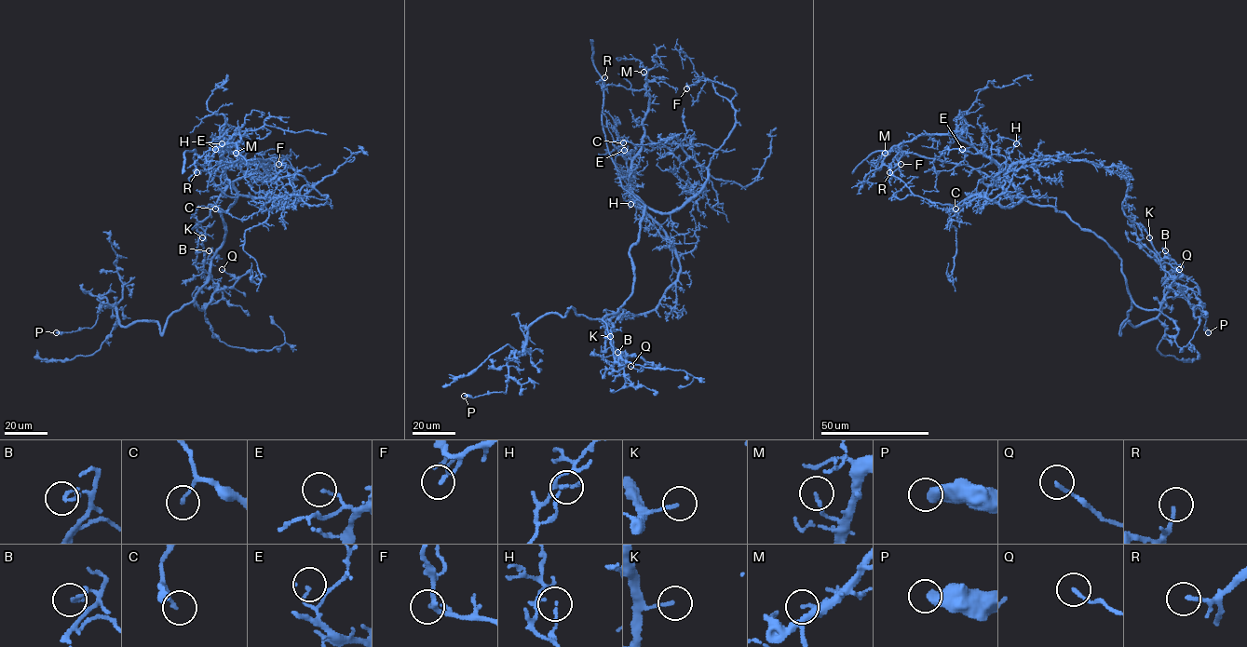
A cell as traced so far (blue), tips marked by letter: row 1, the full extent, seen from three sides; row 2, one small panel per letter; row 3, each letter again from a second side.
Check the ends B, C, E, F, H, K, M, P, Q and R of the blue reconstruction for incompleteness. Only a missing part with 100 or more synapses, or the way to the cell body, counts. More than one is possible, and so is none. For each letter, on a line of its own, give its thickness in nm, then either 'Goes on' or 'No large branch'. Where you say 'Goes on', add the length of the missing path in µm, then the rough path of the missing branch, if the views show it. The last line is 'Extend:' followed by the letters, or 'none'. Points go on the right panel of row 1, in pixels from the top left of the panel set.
B: Thickness 150 nm. No large branch
C: Thickness 130 nm. No large branch
E: Thickness 130 nm. No large branch
F: Thickness 130 nm. No large branch
H: Thickness 130 nm. No large branch
K: Thickness 140 nm. No large branch
M: Thickness 130 nm. No large branch
P: Thickness 500 nm. No large branch
Q: Thickness 160 nm. No large branch
R: Thickness 150 nm. Goes on. Missing length about 50 µm. Course of what is missing: (889, 172), (881, 174), (868, 187), (872, 186), (855, 191), (847, 187), (846, 206)
Extend: R

